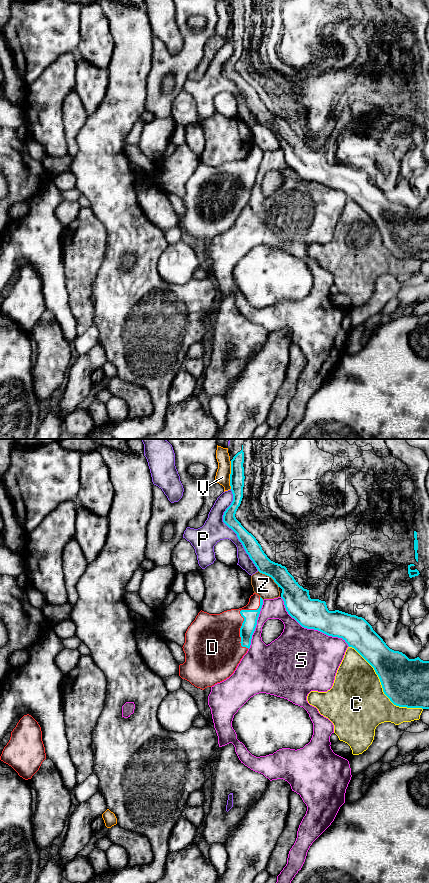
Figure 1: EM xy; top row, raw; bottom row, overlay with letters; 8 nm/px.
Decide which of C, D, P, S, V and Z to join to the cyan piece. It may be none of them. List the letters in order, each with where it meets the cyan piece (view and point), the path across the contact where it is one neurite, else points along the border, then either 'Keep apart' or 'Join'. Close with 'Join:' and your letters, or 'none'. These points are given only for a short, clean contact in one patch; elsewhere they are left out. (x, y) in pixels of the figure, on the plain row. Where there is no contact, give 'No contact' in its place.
C: Touches cyan at xy (382, 239). Keep apart
D: Touches cyan at xy (241, 167). Join
P: Touches cyan at xy (232, 81). Keep apart
S: Touches cyan at xy (311, 180). Keep apart
V: Touches cyan at xy (230, 27). Keep apart
Z: Touches cyan at xy (269, 128). Keep apart
Join: D

